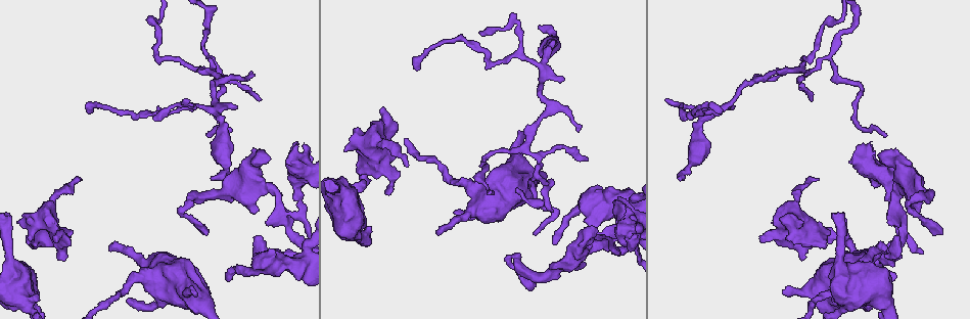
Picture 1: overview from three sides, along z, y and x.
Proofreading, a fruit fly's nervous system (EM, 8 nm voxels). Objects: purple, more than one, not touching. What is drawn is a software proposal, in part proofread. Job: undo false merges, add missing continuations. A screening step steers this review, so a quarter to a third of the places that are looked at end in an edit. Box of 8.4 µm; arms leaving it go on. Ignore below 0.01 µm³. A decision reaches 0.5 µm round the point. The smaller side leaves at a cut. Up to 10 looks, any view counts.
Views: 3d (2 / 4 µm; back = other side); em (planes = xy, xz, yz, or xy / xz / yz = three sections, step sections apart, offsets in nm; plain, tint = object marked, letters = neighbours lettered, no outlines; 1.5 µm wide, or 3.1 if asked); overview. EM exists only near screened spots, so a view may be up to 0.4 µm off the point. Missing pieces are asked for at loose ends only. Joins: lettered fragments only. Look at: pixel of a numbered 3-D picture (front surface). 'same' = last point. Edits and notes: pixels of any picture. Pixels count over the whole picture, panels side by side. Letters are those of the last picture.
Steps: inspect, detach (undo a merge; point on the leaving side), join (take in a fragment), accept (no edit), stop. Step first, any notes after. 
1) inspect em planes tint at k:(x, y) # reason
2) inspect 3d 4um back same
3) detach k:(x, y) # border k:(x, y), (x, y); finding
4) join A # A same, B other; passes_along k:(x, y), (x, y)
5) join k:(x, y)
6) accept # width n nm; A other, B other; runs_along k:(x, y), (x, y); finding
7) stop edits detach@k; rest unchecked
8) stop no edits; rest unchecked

inspect em planes tint at 1:(510, 256) # sharp bend

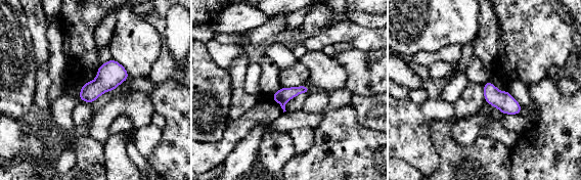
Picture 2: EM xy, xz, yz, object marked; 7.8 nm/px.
inspect em planes letters same

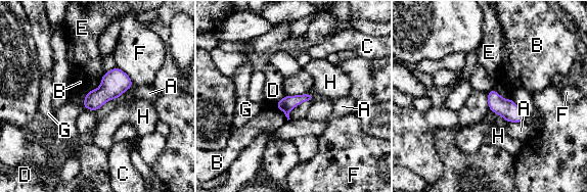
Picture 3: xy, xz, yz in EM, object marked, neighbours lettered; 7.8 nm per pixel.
accept # longest_contact F 200 nm; A other, B other, C other, D other, E other, F other, G other, H other; continuous, no second neuron

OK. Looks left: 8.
inspect em xz step 4 tint at 1:(782, 290) # free end

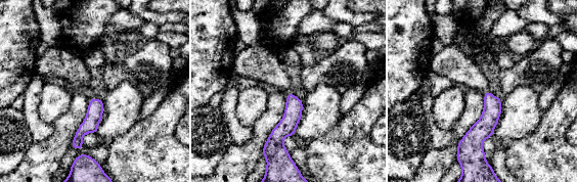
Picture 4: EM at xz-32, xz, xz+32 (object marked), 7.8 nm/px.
inspect em planes letters same # cut it another way

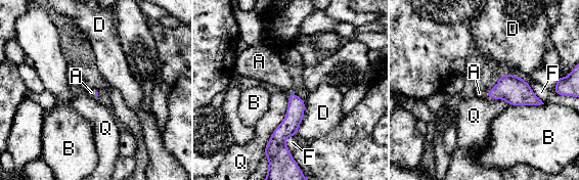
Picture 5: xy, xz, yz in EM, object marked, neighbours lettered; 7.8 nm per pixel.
join A # A same, B other, D other, F other, Q other; passes_along 5:(516, 91), (487, 94), (479, 93); the neuron continues

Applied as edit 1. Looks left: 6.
inspect overview # see it whole again

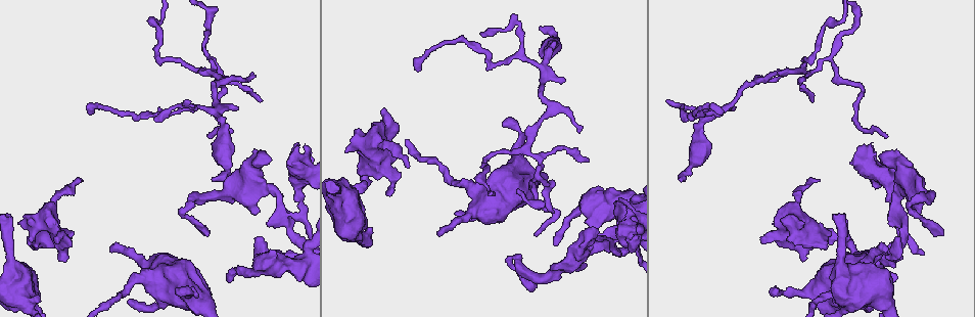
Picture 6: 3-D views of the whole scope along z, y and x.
inspect em yz step 4 letters at 6:(289, 162) # branch stops here

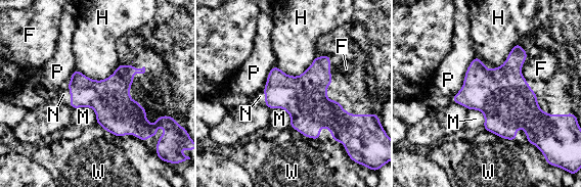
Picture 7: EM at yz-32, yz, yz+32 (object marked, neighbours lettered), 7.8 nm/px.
join N # F other, H other, M other, N same, P other, W other; passes_along 7:(102, 96), (71, 95), (64, 95); it goes on there

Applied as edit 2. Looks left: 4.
inspect overview # see it whole again

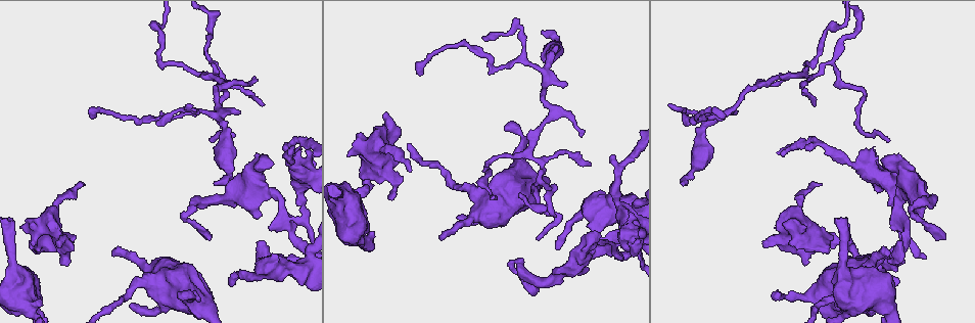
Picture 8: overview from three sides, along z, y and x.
inspect 3d 4um at 8:(539, 210) # sharp bend

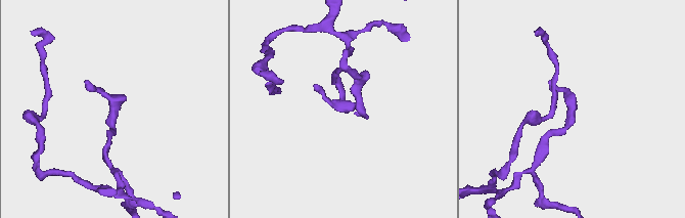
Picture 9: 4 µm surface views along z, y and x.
inspect em planes letters at 9:(573, 109) # shape alone is not enough

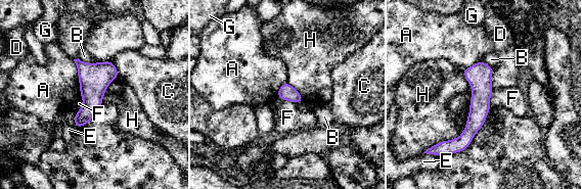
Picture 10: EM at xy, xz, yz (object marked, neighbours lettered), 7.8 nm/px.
accept # width 130 nm; A other, B other, C other, D other, E other, F other, G other, H other; runs_along 10:(482, 64), (478, 115), (452, 145); continuous, no second neuron

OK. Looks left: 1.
stop edits join@5, join@7; rest unchecked

